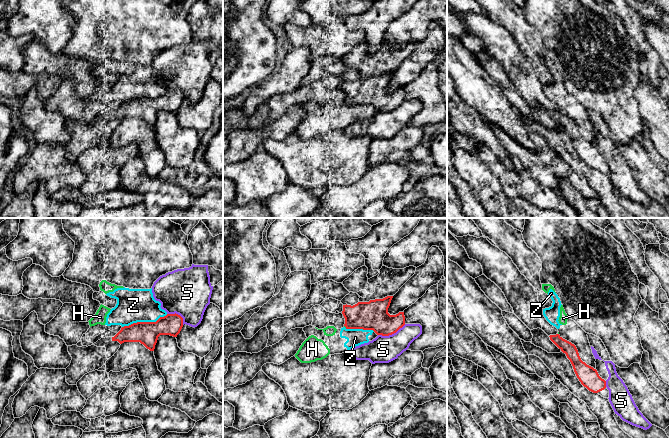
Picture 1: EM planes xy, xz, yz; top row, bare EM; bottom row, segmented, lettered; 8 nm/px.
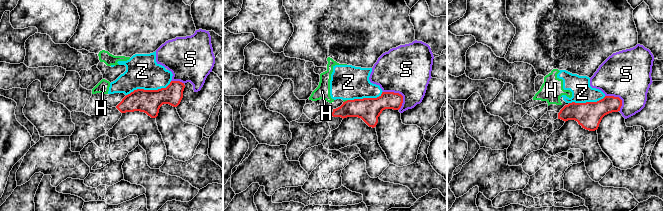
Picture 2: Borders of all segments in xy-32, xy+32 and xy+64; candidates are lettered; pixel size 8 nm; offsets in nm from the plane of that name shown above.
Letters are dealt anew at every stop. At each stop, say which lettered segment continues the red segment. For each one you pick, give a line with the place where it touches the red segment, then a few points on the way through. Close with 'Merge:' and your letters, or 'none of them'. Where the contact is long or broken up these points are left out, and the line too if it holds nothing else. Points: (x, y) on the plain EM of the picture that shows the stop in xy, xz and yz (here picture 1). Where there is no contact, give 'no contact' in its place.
Merge: none of them

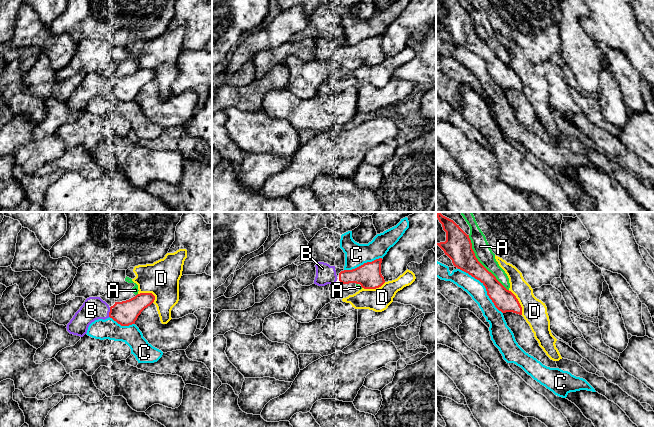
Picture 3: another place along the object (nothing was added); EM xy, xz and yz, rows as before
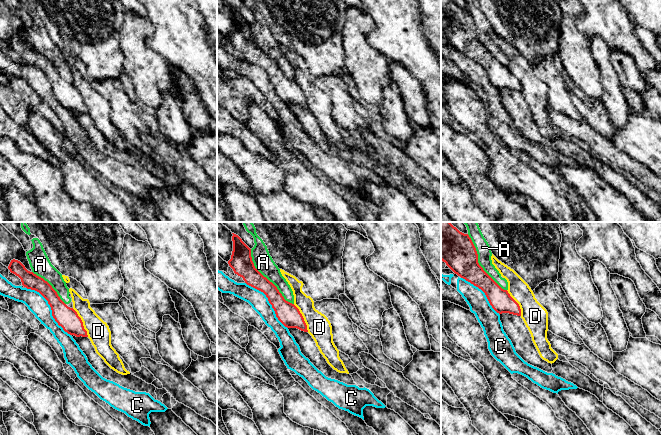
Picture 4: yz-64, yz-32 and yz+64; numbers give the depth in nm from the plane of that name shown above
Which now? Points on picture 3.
B: contact xy (109, 88)
Merge: B

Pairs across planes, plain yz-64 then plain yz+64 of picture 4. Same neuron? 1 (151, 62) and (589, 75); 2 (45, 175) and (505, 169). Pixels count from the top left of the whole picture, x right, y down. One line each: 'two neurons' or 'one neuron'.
1: one neuron
2: two neurons

